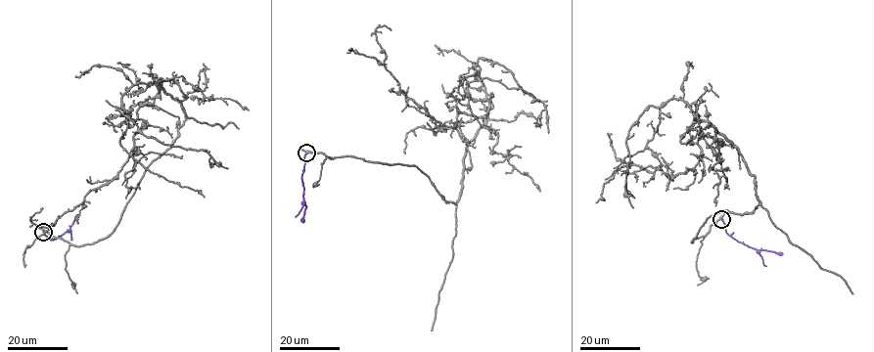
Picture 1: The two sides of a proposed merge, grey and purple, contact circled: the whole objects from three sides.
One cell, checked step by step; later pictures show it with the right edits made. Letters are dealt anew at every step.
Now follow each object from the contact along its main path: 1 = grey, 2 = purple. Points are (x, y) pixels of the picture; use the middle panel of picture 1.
1: (306, 153), (412, 164), (456, 202), (488, 110), (449, 128), (426, 113), (384, 64), (375, 30), (390, 30)
2: (306, 154), (301, 178), (306, 206), (303, 222)

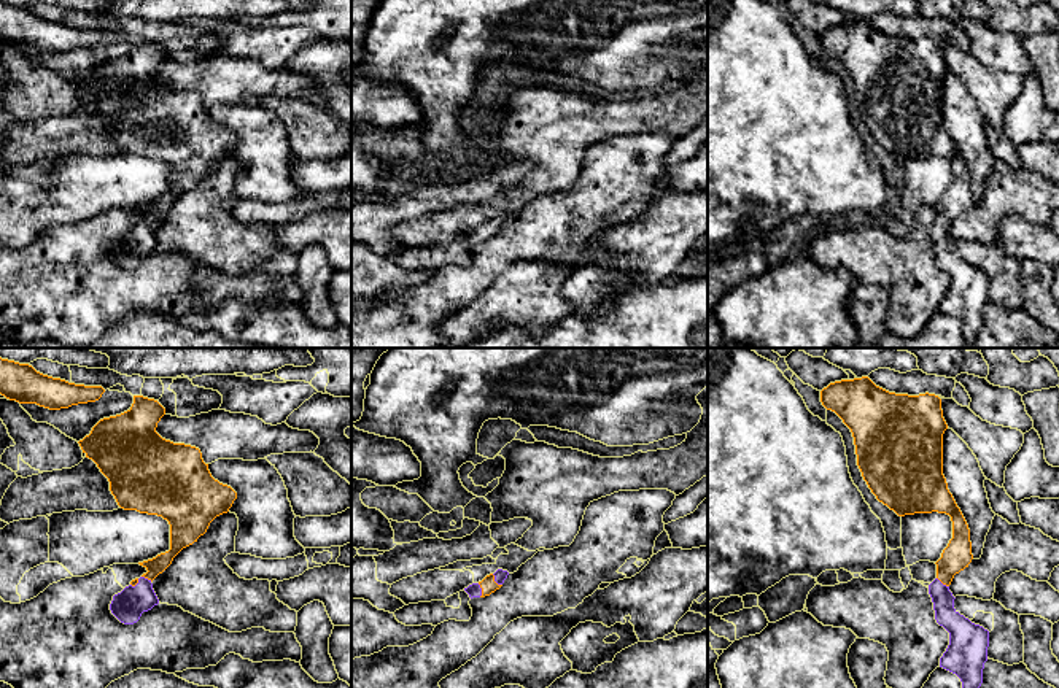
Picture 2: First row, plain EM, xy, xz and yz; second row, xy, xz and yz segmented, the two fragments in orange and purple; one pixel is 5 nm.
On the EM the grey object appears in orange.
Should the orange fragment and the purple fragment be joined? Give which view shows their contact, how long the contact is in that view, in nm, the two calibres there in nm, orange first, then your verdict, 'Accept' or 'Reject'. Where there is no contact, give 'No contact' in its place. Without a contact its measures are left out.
Touches orange in xz. Shared border 80 nm. Thickness 80 nm (orange) against 60 nm. Accept

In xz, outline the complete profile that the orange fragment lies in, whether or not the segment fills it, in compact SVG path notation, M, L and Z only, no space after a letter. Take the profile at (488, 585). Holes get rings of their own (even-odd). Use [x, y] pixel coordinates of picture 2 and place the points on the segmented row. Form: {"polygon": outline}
{"polygon": "M498 569L495 574L487 575L482 582L472 583L464 591L469 597L485 597L499 589L507 578L509 572Z"}

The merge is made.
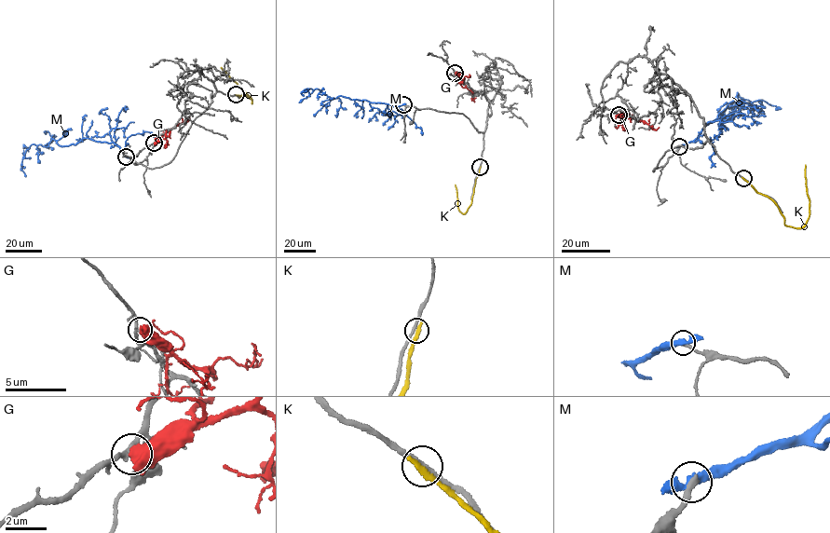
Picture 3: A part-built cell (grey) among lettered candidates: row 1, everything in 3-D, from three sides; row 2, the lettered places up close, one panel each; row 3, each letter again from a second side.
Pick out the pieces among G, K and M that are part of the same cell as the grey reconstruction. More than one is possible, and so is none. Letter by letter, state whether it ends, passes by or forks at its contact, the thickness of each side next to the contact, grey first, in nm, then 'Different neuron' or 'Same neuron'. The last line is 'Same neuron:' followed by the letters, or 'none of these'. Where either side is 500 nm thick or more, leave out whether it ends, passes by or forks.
G: Thickness 240 nm (grey) against 700 nm. Different neuron
K: It ends there. Thickness 200 nm (grey) against 300 nm. Different neuron
M: It passes by. Thickness 300 nm (grey) against 320 nm. Different neuron
Same neuron: none of these

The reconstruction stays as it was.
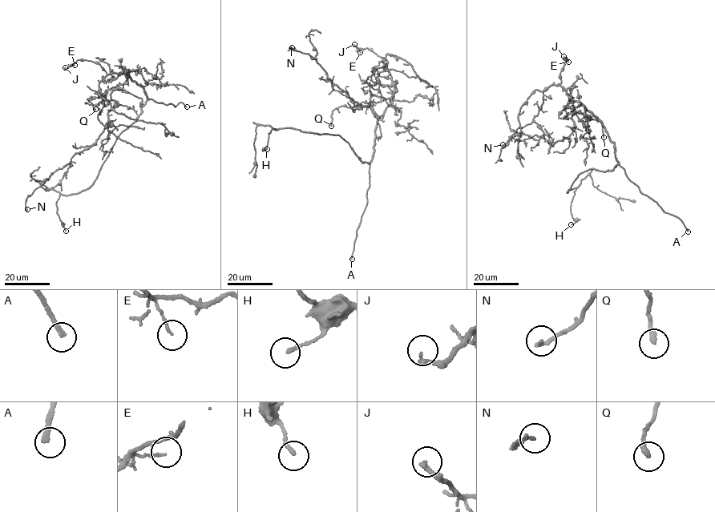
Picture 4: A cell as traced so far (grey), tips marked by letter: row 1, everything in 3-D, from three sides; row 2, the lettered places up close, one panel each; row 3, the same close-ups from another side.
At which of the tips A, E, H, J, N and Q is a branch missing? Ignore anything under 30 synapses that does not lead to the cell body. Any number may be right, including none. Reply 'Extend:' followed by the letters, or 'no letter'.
Extend: A

